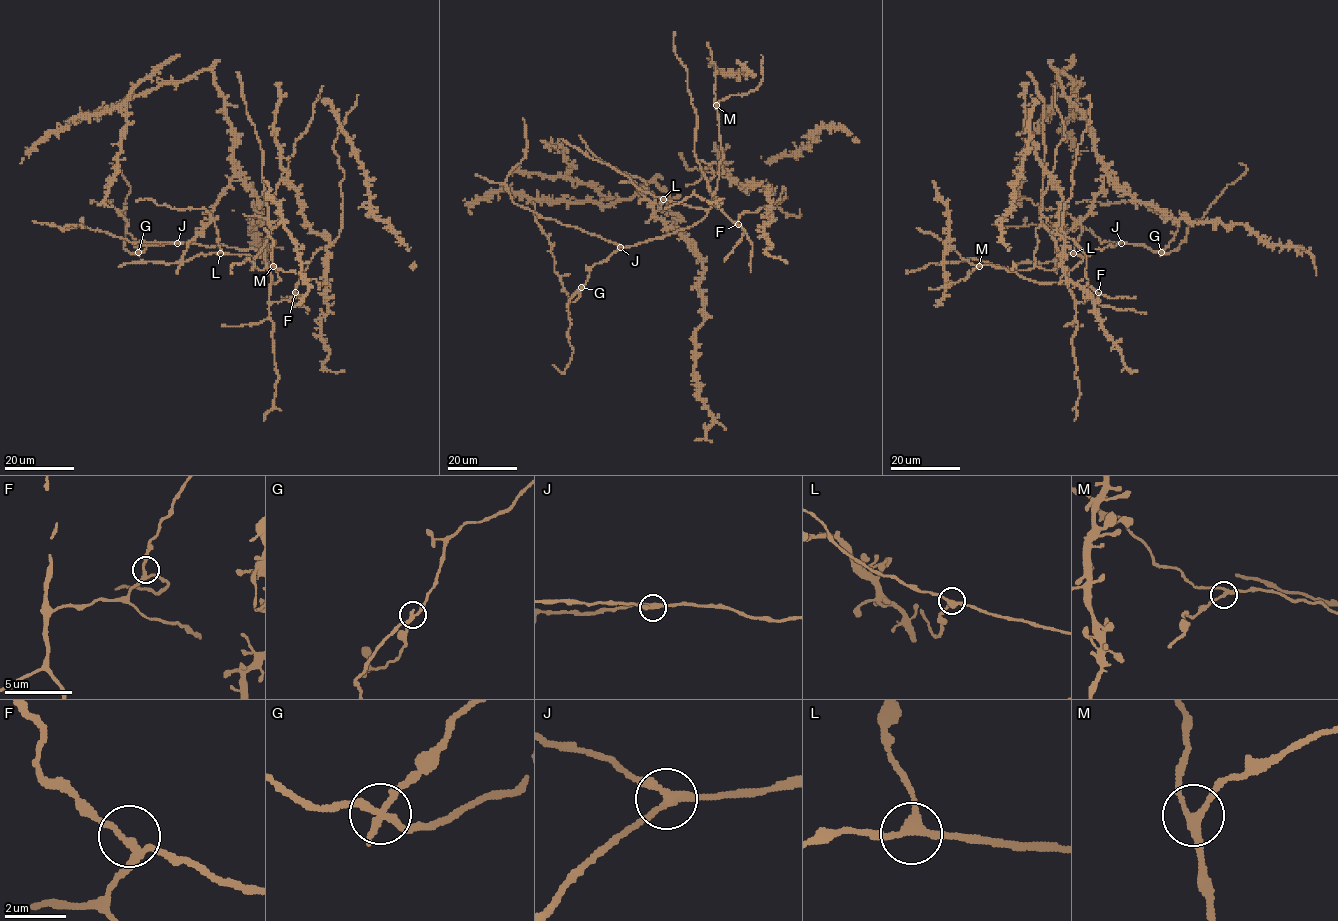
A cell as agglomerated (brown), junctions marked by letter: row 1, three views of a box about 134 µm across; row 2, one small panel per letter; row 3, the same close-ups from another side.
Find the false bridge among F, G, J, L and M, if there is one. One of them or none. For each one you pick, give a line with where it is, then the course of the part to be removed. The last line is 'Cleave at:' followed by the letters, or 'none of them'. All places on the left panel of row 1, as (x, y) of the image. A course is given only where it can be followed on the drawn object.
G: at (138, 252); foreign part runs (139, 252), (137, 241), (126, 232), (127, 222), (111, 204), (111, 200), (99, 205), (90, 200), (90, 203)
Cleave at: G

